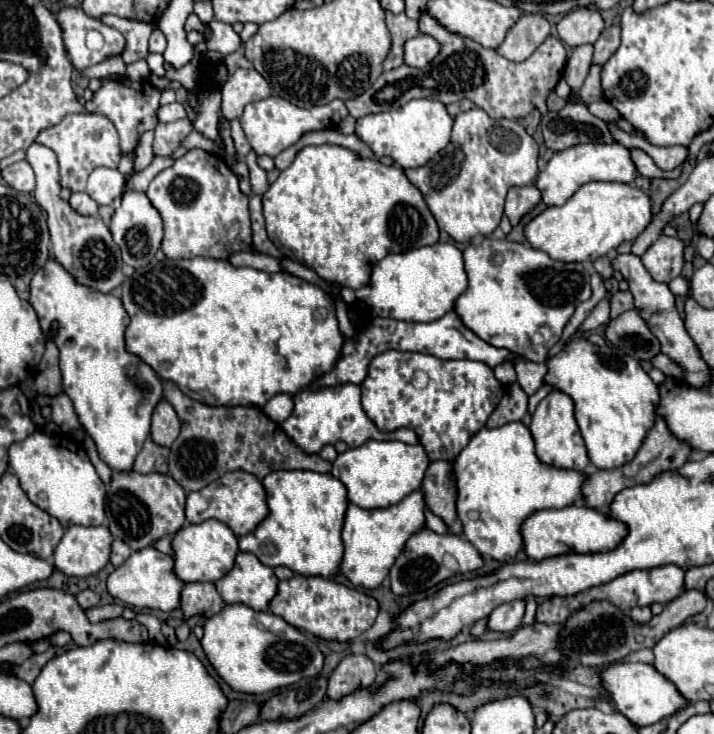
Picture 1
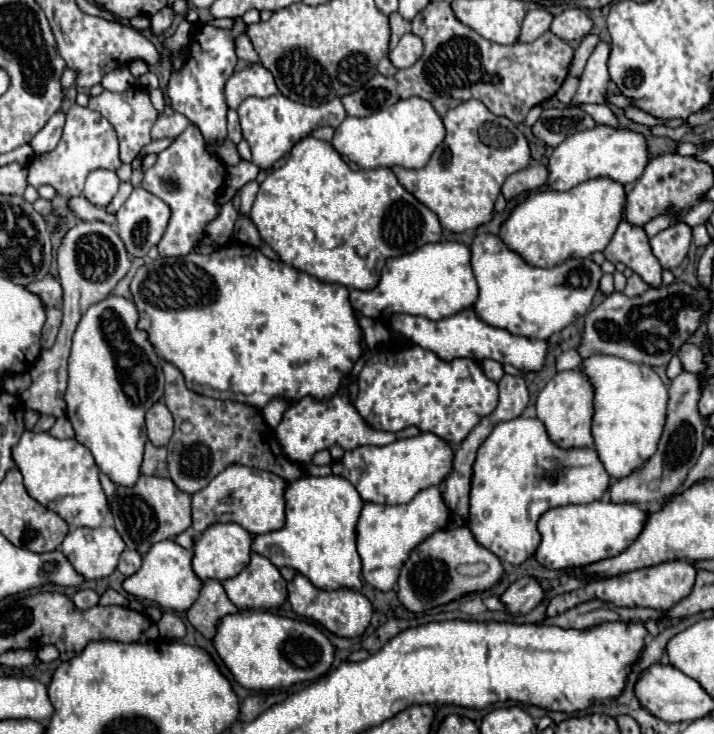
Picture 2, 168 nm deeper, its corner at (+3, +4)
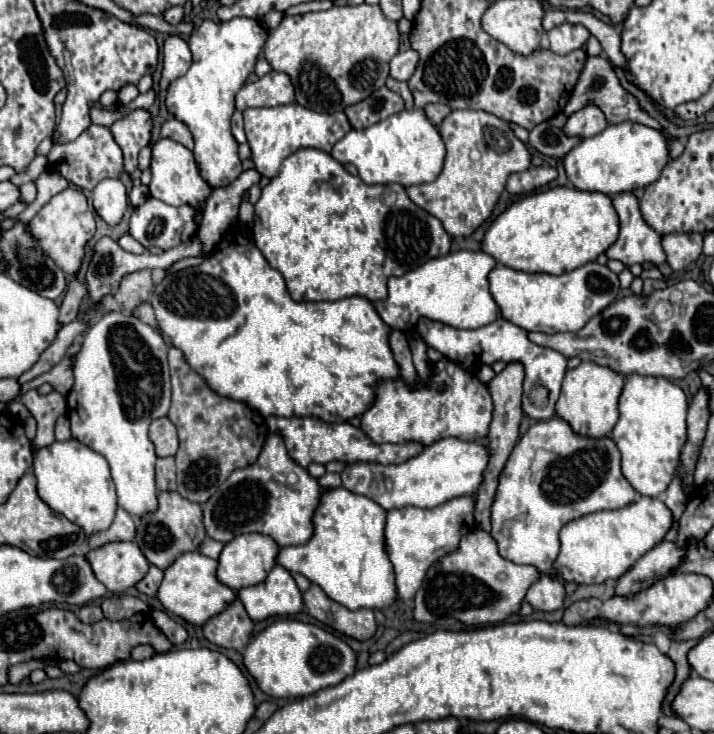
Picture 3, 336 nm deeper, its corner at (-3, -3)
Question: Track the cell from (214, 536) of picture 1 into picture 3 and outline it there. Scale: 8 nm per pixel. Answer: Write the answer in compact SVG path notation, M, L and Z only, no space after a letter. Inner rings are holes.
M238 535L232 543L226 543L220 553L218 579L236 591L256 585L268 577L272 567L276 567L278 553L278 543L268 535Z

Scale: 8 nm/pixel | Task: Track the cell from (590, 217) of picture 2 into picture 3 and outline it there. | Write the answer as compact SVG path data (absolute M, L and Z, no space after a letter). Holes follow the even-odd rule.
M564 185L546 189L540 193L526 195L512 203L504 213L500 213L482 239L482 251L492 255L500 265L506 265L516 271L526 273L550 273L550 275L562 275L566 271L572 271L576 267L582 267L584 263L596 261L600 253L604 253L618 235L618 219L616 211L612 211L612 201L604 193L588 193L580 191L576 187Z

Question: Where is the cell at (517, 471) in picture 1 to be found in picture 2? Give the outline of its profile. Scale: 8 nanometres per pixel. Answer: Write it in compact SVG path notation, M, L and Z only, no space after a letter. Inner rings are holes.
M514 418L494 426L472 464L468 528L476 542L506 564L522 564L538 546L538 518L556 506L600 500L610 484L594 448L562 450L552 444L538 418Z

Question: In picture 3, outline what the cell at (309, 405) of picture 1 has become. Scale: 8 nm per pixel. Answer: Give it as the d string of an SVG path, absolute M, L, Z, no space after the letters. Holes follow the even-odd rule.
M268 417L268 431L270 433L278 433L282 435L288 455L300 465L300 467L308 467L310 463L322 463L326 465L328 461L342 461L346 465L350 463L360 463L360 461L370 461L370 463L384 463L384 465L398 465L404 463L416 455L422 453L424 445L420 443L402 443L402 445L394 445L394 443L370 443L370 439L364 435L362 429L352 427L350 423L326 423L322 419L316 417Z

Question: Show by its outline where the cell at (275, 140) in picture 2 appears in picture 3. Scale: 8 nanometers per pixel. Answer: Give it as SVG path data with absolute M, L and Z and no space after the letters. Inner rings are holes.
M298 103L244 111L244 131L246 131L248 145L252 149L252 159L254 159L256 171L264 177L276 177L282 167L282 161L302 147L314 147L314 149L330 153L334 143L338 143L350 129L352 127L342 111L328 115L328 113L318 113L318 111L300 107Z

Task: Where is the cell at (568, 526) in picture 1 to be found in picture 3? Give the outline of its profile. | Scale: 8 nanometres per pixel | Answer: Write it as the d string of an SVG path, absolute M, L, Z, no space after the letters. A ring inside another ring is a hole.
M640 497L638 501L622 509L584 515L562 527L562 549L554 563L554 569L562 575L564 581L578 585L596 585L604 583L606 579L618 579L646 551L650 551L664 539L672 523L672 511L656 497Z

